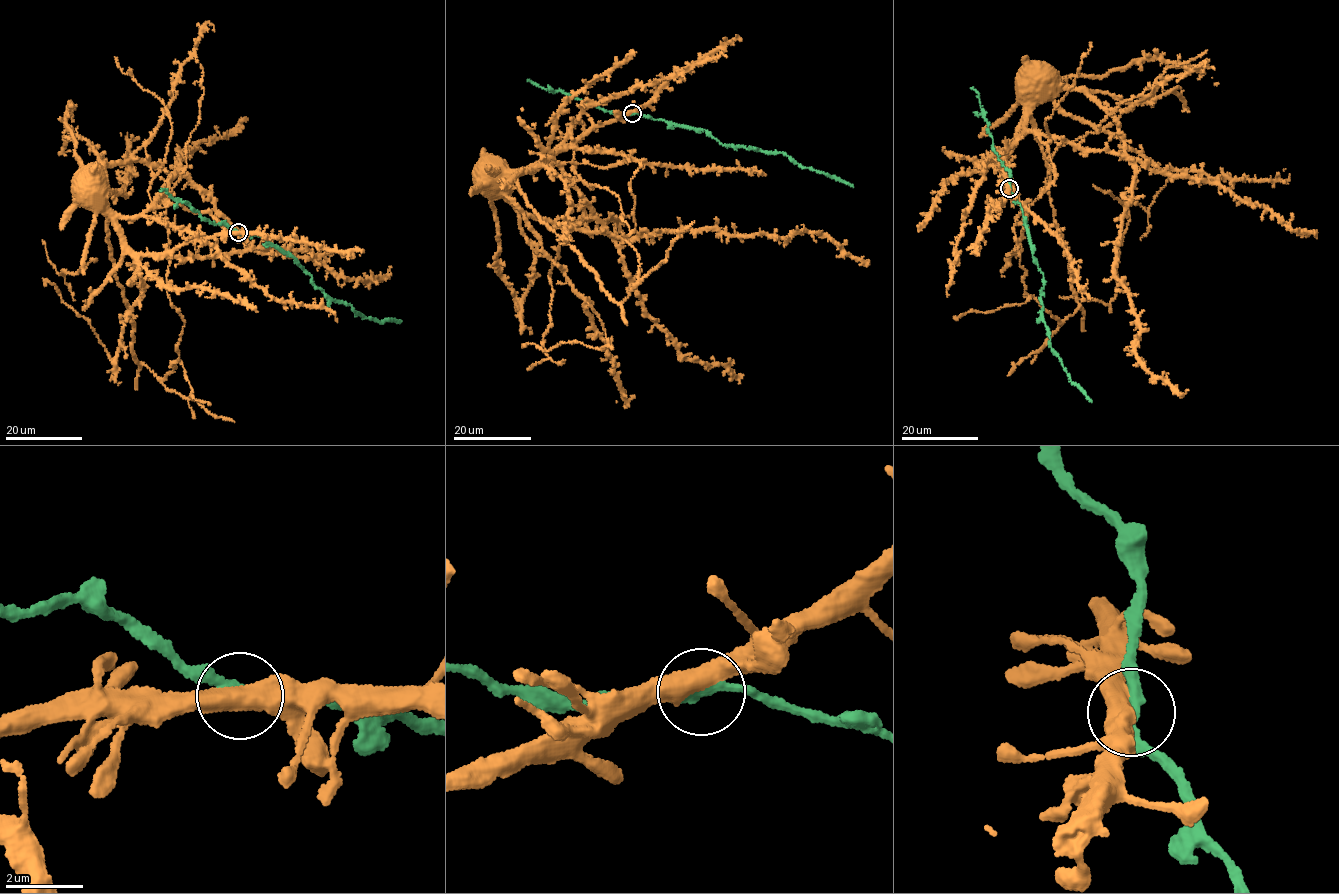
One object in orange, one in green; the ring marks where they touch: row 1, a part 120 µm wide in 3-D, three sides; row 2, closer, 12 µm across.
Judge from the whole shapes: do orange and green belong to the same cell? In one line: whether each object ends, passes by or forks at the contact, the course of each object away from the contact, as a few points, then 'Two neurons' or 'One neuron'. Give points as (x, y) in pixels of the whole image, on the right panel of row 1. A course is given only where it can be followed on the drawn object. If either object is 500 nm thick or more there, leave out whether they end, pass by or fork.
Course of orange: (1009, 188), (1000, 162), (1013, 143), (1024, 113), (1026, 86), (1037, 69). Course of green: (1009, 188), (1021, 208), (1033, 261), (1042, 274), (1044, 284), (1039, 298), (1050, 348), (1070, 381), (1092, 401). Two neurons

